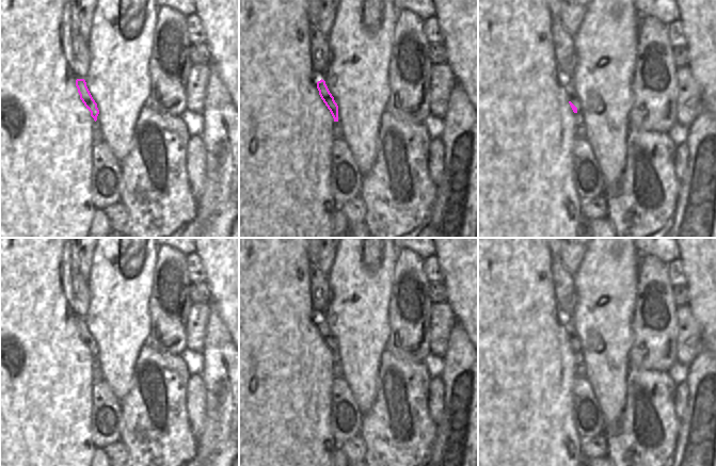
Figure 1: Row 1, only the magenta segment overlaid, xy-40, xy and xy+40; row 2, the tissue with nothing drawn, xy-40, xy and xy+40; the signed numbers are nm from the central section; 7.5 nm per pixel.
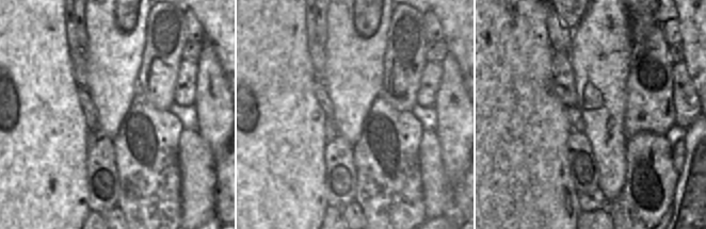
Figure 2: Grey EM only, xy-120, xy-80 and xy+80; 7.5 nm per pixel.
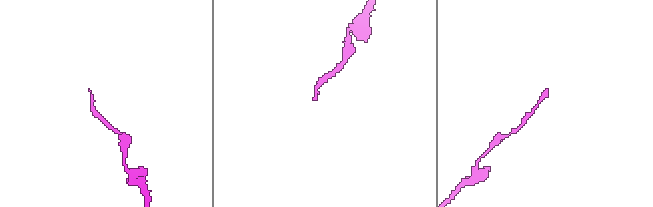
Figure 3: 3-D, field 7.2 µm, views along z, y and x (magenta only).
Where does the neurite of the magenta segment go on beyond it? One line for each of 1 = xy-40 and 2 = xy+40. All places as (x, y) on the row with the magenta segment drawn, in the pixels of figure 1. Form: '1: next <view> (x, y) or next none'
1: next none
2: next xy+40 (563, 79)

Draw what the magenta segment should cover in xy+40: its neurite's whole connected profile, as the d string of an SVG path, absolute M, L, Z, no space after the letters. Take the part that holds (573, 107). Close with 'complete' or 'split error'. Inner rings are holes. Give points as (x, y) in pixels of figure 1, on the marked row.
M556 67L556 82L562 89L569 103L574 113L579 112L579 103L573 89L573 82L571 80L571 74L563 70L559 70Z; split error

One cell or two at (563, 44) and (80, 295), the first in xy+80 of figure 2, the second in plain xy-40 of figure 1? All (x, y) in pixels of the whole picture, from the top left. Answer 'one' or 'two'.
one

